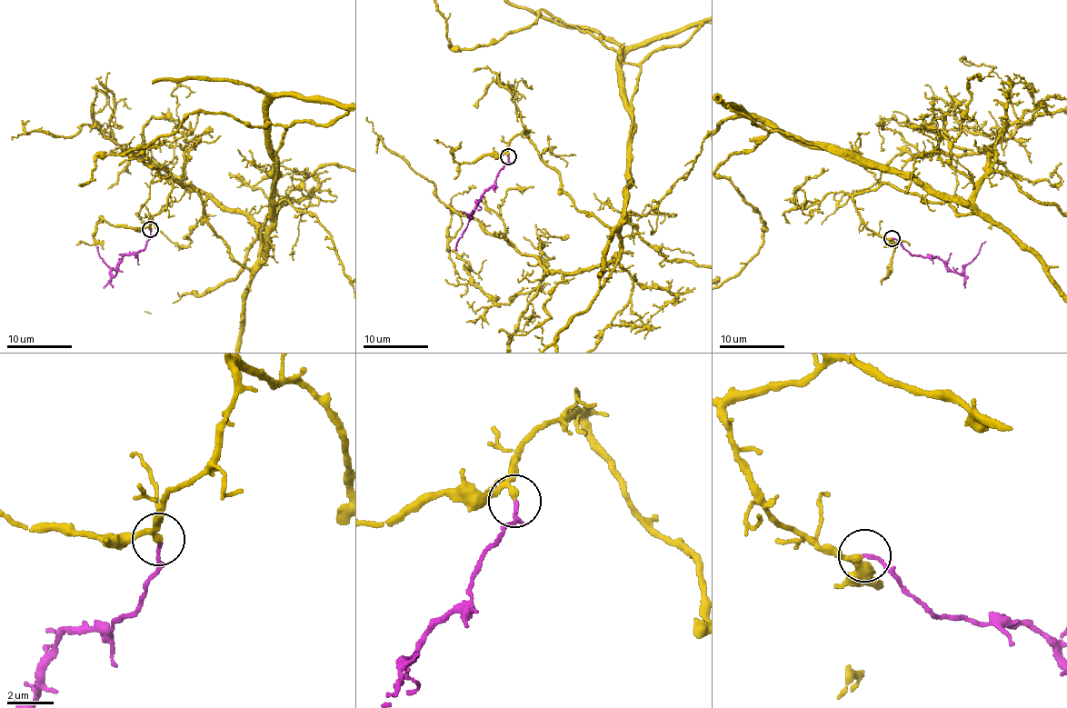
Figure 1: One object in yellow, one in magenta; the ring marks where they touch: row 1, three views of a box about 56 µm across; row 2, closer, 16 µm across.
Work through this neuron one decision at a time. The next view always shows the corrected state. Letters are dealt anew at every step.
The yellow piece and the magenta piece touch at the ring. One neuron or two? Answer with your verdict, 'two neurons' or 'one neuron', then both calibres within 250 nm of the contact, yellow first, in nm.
one neuron; calibres 190 and 140 nm

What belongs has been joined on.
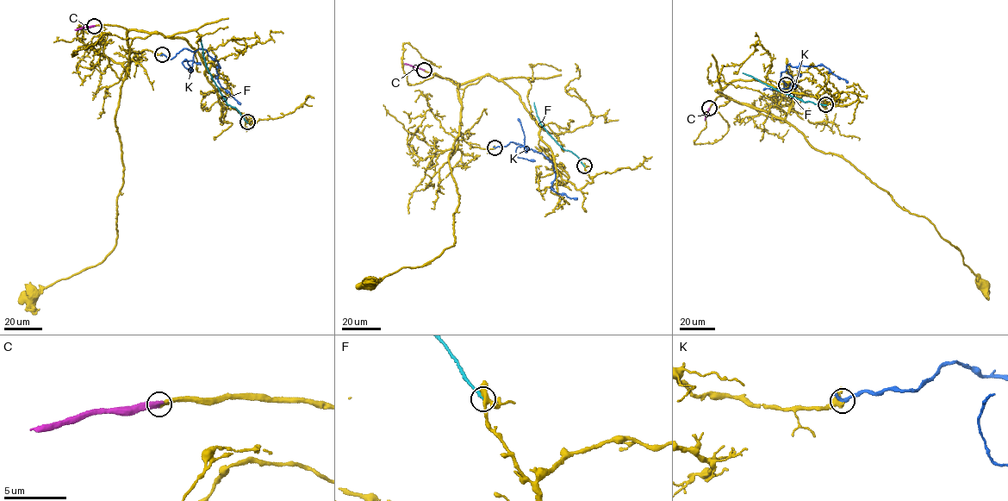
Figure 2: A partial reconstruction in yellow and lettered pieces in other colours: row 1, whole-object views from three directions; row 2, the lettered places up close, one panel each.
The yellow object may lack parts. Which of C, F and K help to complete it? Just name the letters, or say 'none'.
C

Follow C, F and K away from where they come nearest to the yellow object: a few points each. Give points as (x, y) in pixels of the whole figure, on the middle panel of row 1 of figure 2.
C: (424, 70), (403, 64)
F: (584, 165), (576, 155), (564, 149), (548, 133), (537, 115), (534, 102)
K: (494, 147), (512, 141), (541, 153), (552, 164), (555, 173), (553, 191), (577, 197)

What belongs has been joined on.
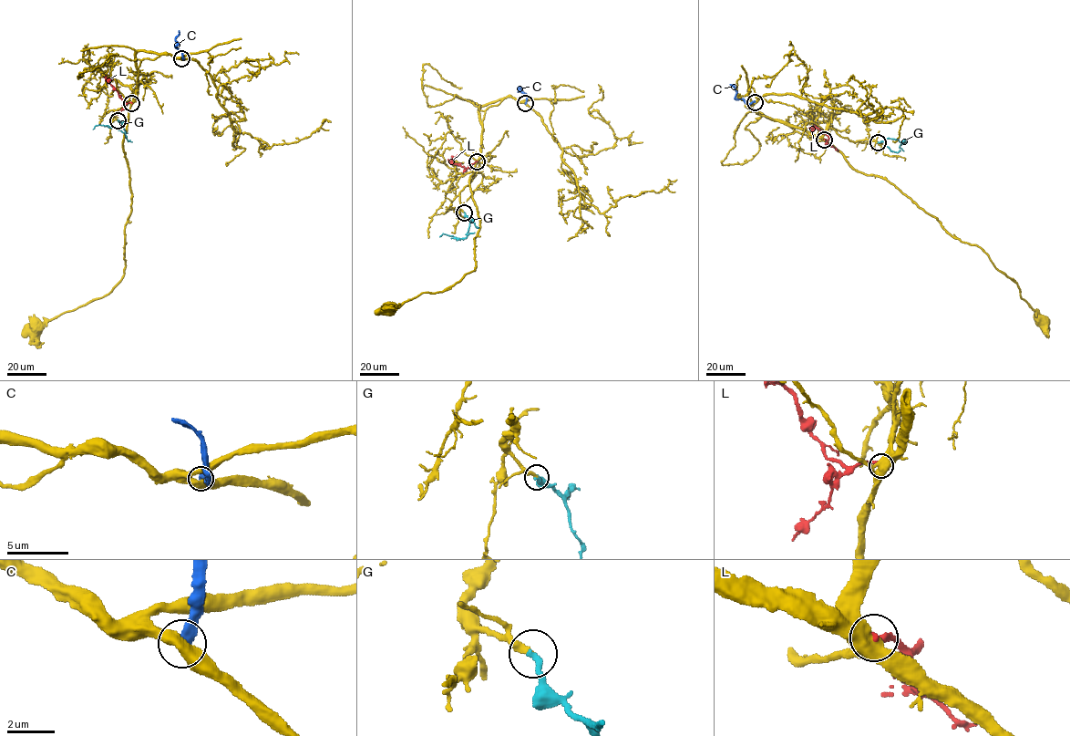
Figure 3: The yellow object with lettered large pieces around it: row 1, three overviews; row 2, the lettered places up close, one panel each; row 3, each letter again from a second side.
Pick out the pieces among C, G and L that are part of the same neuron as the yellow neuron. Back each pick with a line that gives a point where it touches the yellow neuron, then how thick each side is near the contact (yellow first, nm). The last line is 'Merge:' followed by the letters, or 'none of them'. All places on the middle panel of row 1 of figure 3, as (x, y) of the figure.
G: Touches yellow at (464, 212). Thickness 280 nm (yellow) against 260 nm
Merge: G

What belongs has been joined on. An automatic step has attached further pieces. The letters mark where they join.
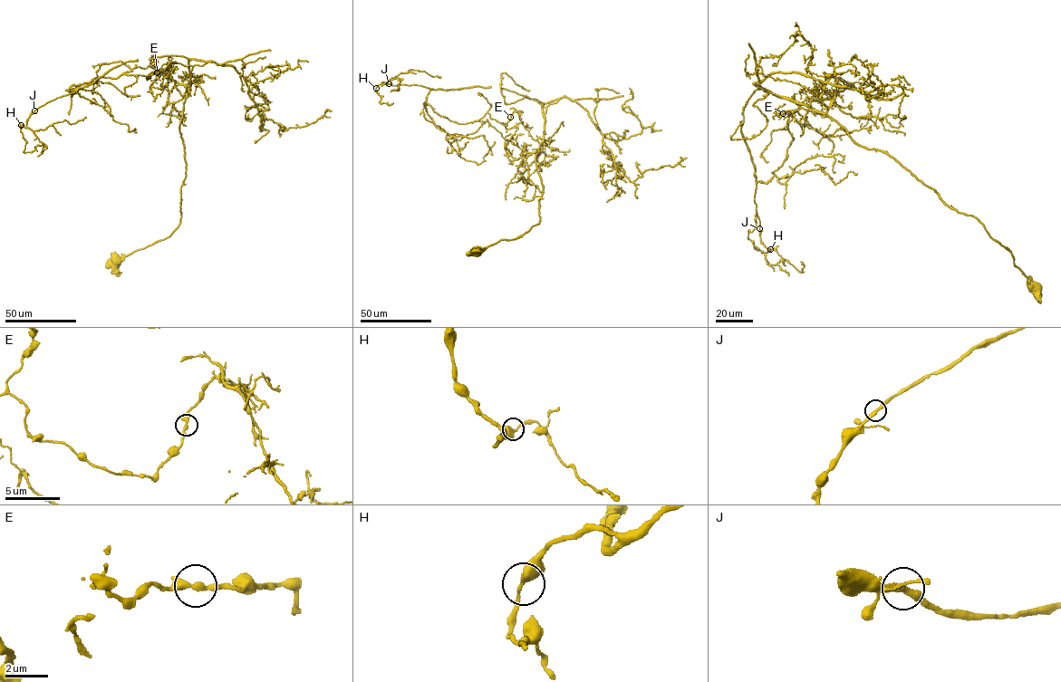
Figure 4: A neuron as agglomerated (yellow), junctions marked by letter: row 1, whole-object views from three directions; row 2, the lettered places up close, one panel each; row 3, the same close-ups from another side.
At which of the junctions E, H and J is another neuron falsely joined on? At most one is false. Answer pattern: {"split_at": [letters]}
{"split_at": []}

